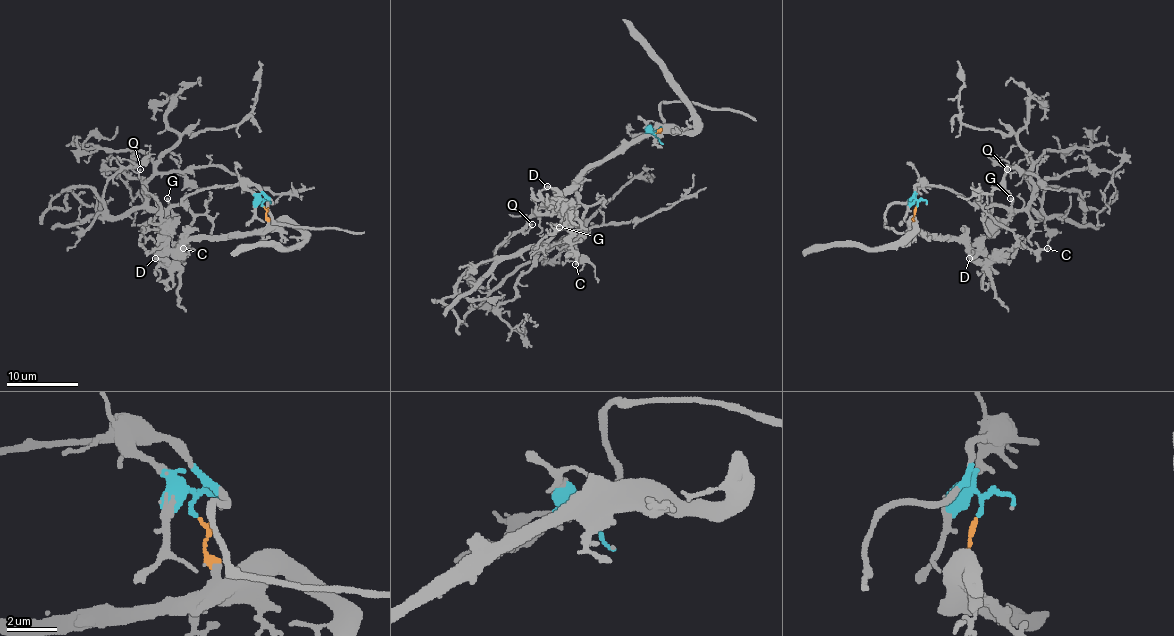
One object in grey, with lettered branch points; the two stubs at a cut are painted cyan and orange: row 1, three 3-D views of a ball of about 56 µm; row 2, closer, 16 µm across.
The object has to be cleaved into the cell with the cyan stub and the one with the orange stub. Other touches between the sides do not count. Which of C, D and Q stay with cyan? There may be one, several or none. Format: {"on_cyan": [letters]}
{"on_cyan": ["C", "Q"]}

